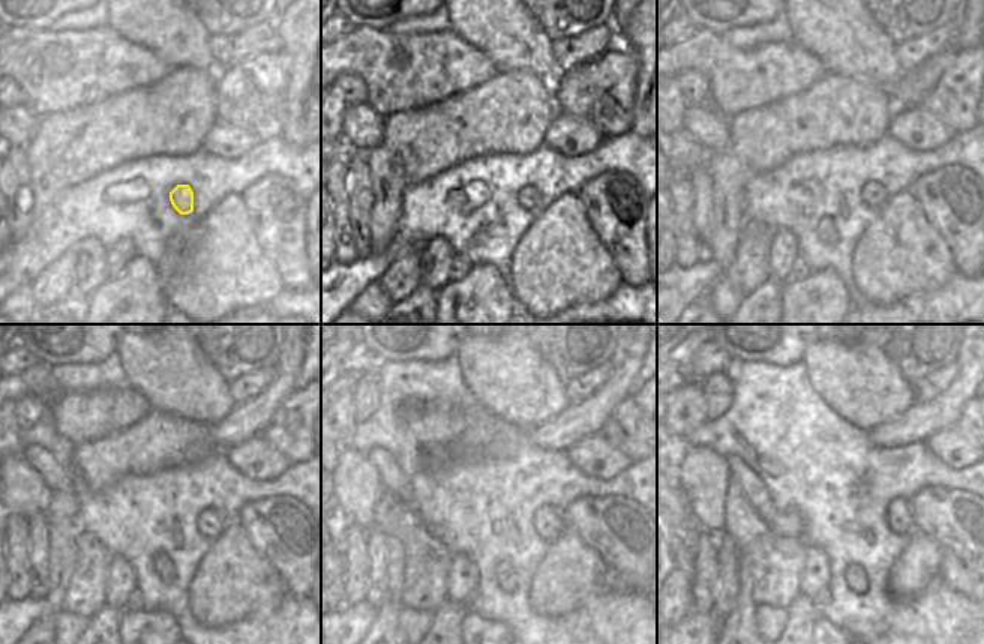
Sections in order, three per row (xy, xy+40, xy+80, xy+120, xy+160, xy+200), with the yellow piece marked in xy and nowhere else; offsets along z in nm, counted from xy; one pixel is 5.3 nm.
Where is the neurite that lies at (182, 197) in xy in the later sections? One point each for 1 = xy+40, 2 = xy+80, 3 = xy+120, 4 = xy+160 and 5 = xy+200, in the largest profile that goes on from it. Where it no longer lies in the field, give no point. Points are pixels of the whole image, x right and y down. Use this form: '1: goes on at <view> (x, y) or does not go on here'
1: goes on at xy+40 (528, 197)
2: goes on at xy+80 (873, 194)
3: goes on at xy+120 (209, 524)
4: goes on at xy+160 (548, 521)
5: goes on at xy+200 (899, 518)

